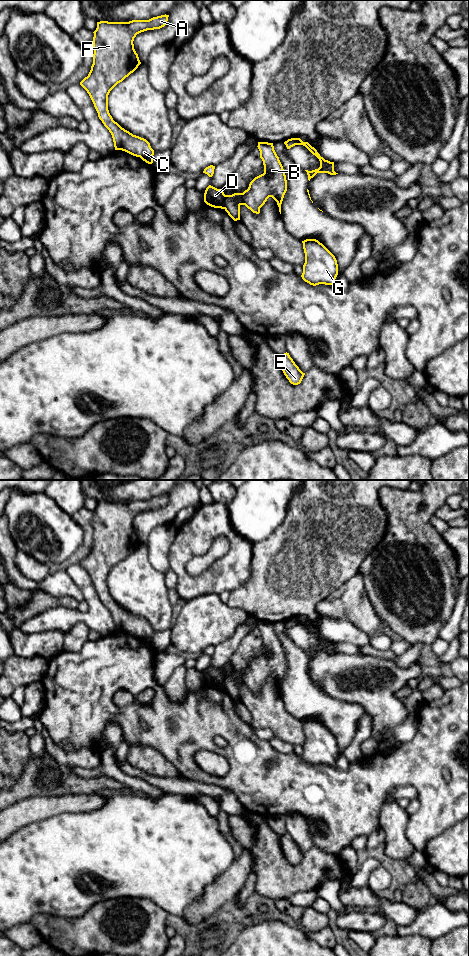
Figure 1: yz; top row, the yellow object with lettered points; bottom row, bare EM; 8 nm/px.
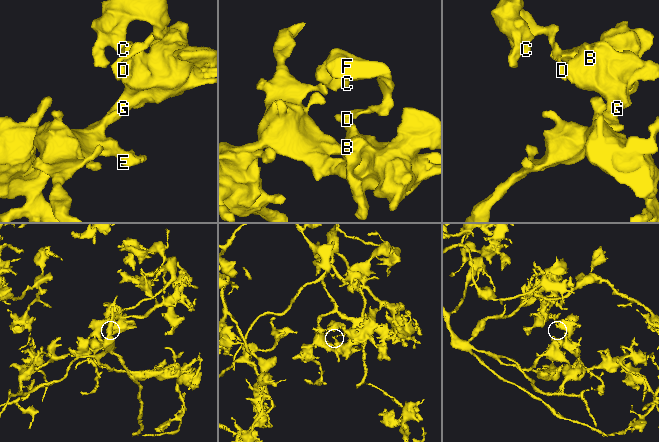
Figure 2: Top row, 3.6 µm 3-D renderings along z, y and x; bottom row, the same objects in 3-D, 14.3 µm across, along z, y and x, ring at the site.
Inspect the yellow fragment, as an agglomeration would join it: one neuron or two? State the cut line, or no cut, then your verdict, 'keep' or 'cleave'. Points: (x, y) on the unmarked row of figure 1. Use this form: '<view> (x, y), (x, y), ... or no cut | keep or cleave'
yz (225, 675), (224, 688) | cleave

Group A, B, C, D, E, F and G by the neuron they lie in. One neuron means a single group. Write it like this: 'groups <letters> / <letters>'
groups A C D F / B E G

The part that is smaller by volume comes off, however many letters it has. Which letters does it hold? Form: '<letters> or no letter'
A, C, D, F

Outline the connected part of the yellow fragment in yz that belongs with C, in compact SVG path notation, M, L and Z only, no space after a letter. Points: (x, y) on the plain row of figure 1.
M165 494L149 500L97 502L93 512L93 544L88 556L80 562L89 574L99 599L111 613L115 630L140 637L148 644L153 643L154 635L150 623L113 600L108 590L108 575L141 544L133 524L136 515L164 507L168 497Z

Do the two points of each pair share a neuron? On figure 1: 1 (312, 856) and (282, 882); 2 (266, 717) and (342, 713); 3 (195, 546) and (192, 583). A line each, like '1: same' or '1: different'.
1: same
2: different
3: same

